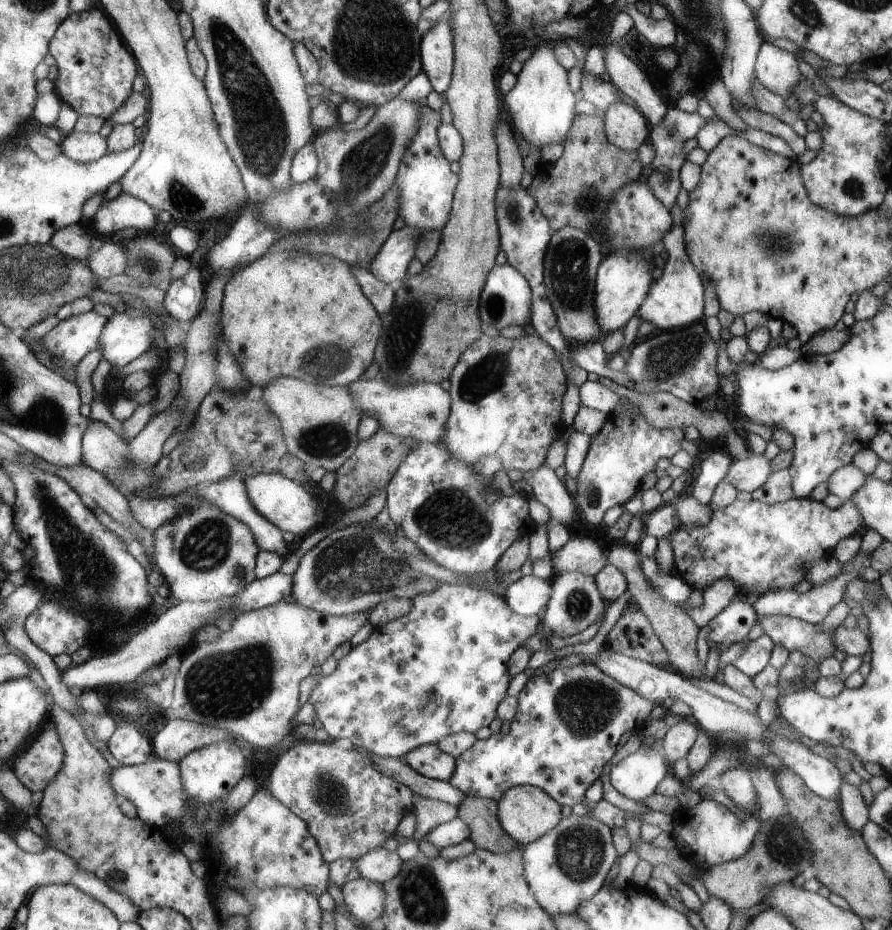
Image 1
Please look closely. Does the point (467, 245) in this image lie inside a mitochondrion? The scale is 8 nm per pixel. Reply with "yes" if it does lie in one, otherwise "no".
yes

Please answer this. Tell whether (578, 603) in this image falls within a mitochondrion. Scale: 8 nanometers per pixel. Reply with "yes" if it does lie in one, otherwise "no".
yes

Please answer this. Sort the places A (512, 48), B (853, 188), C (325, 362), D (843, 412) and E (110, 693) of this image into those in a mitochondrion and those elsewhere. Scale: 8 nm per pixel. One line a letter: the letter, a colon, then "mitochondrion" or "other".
A: other
B: mitochondrion
C: mitochondrion
D: other
E: other

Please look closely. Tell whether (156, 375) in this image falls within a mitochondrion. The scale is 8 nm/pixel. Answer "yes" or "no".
no

